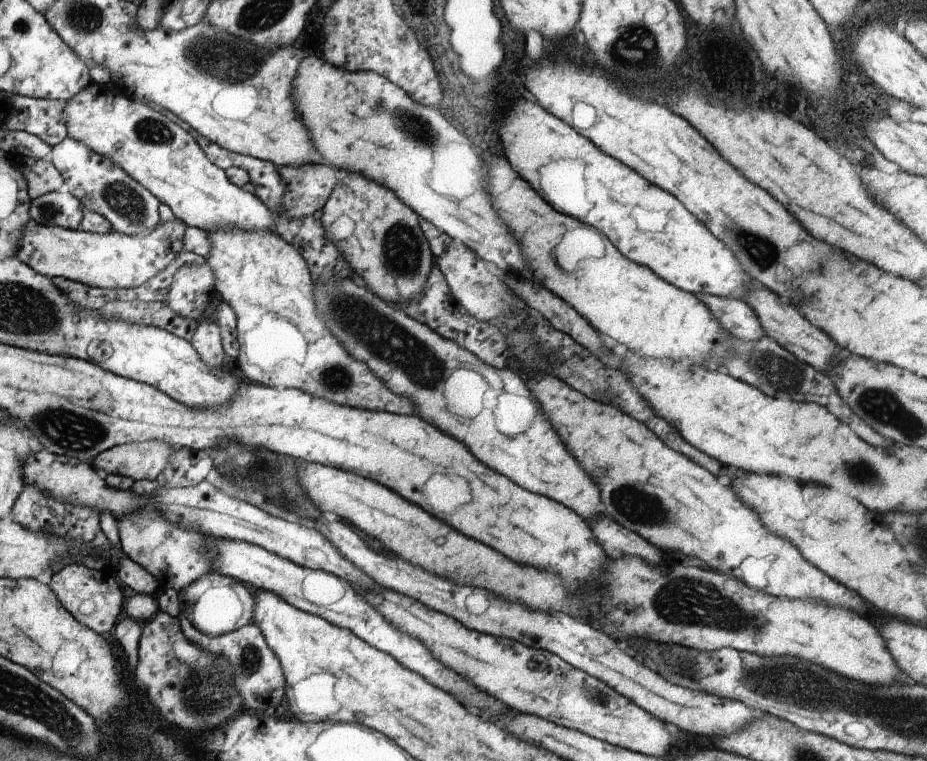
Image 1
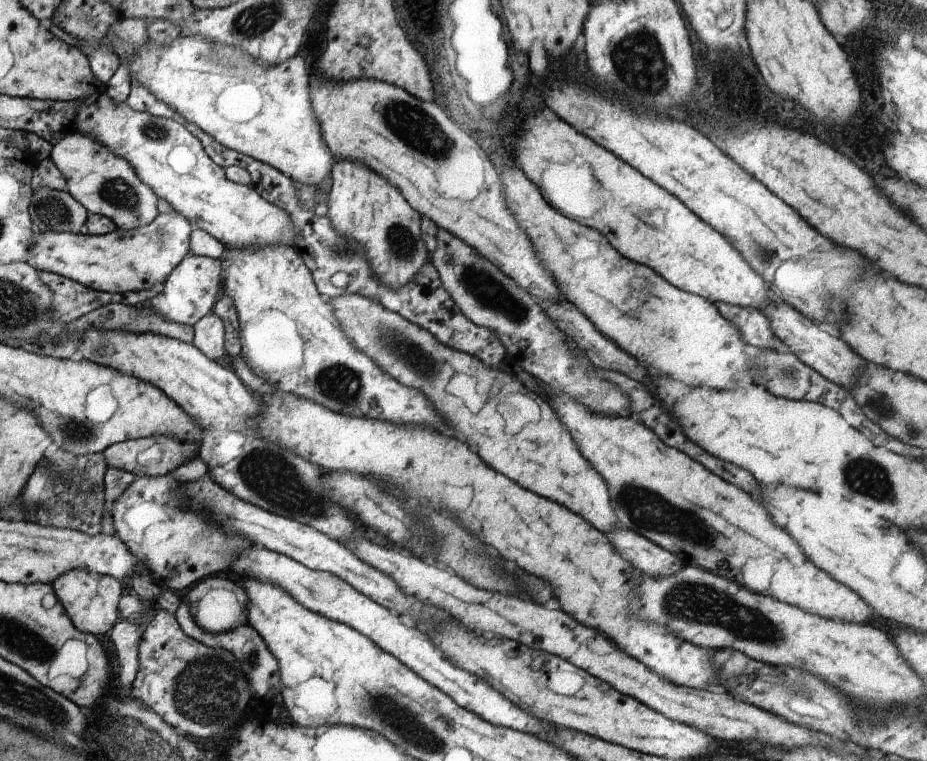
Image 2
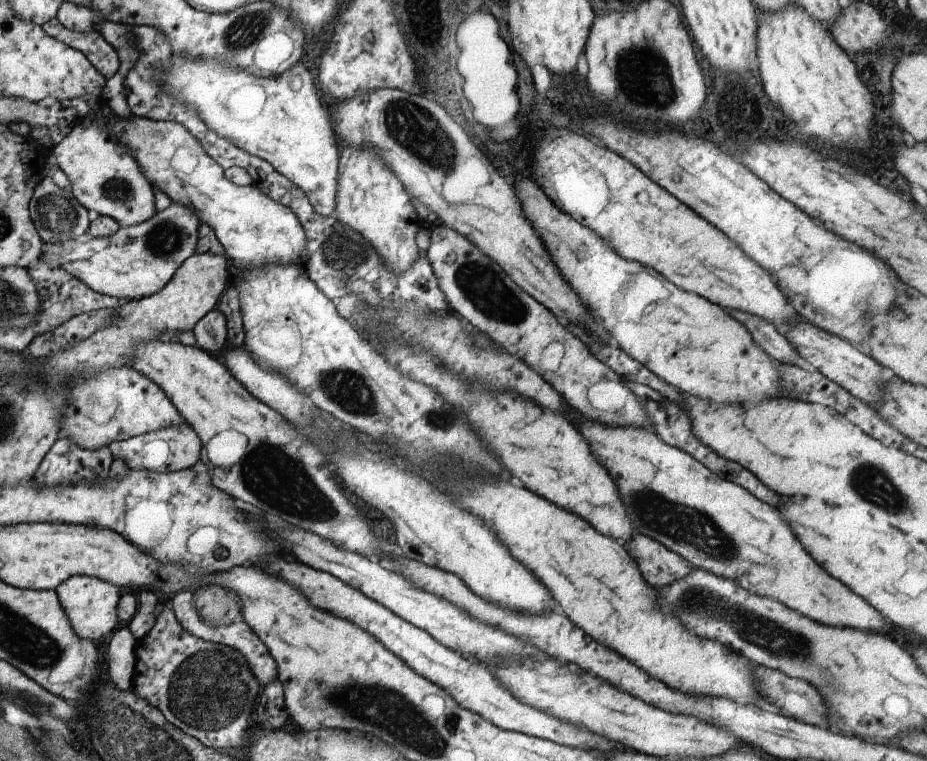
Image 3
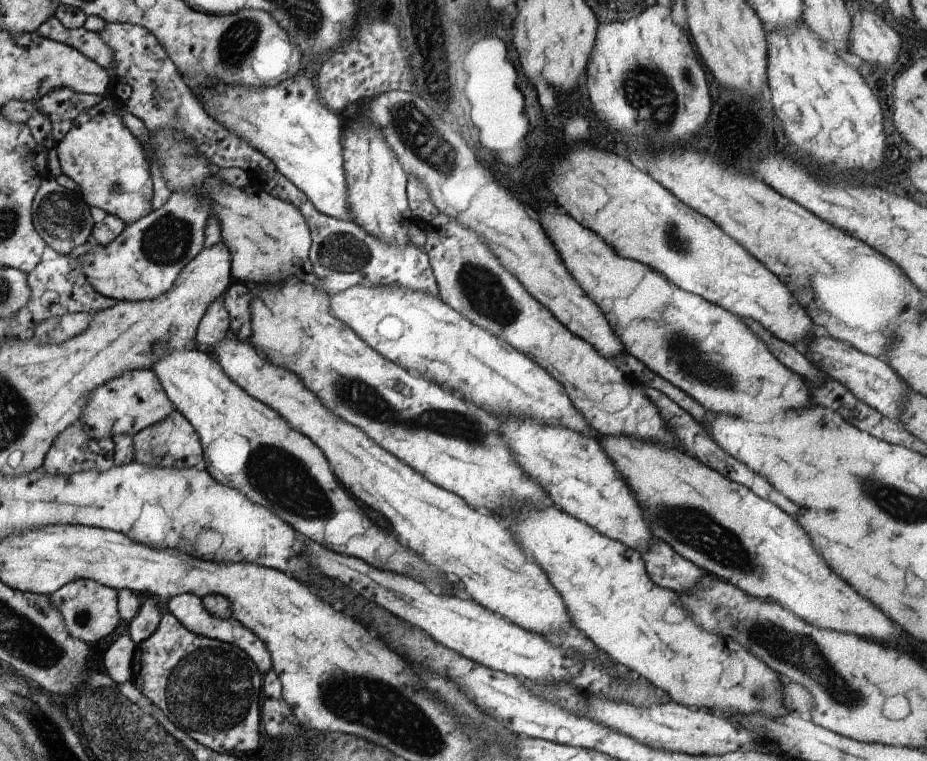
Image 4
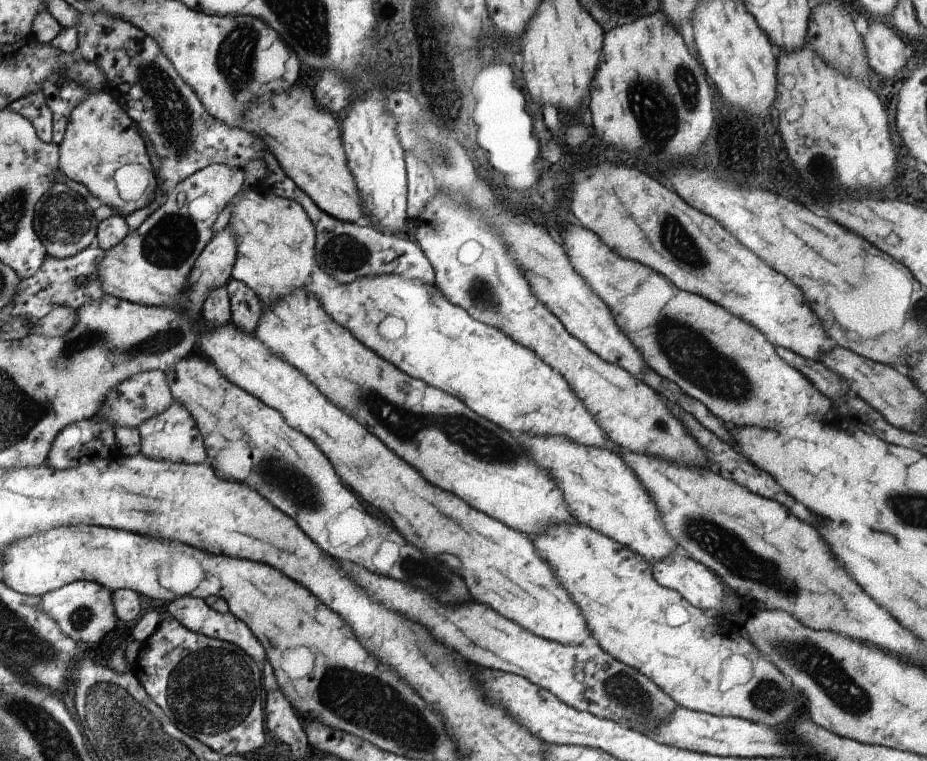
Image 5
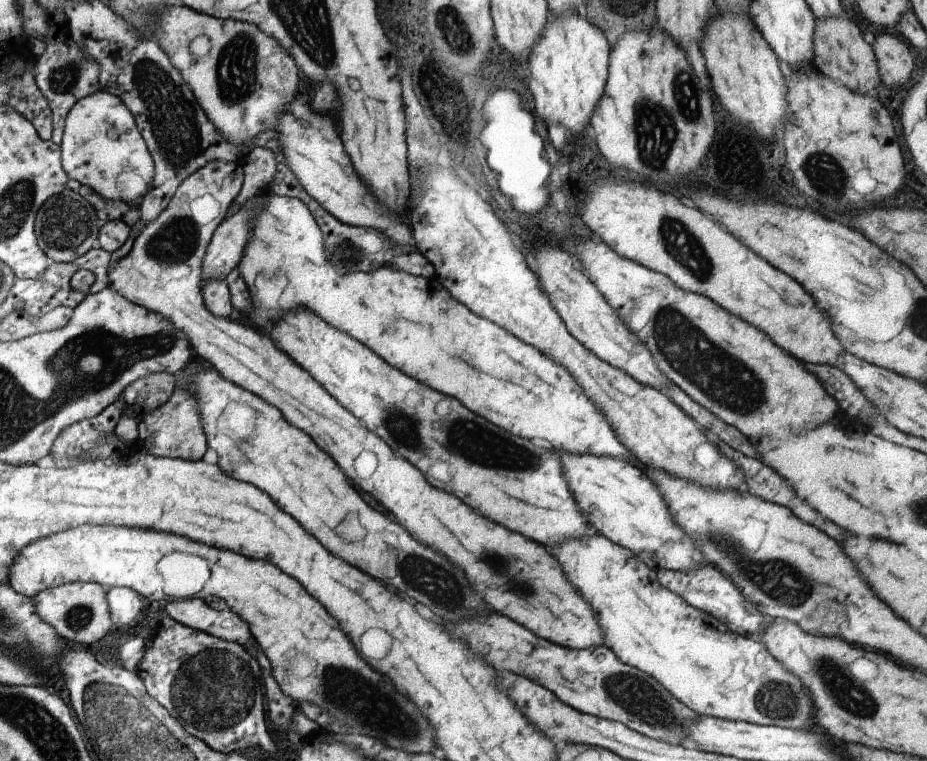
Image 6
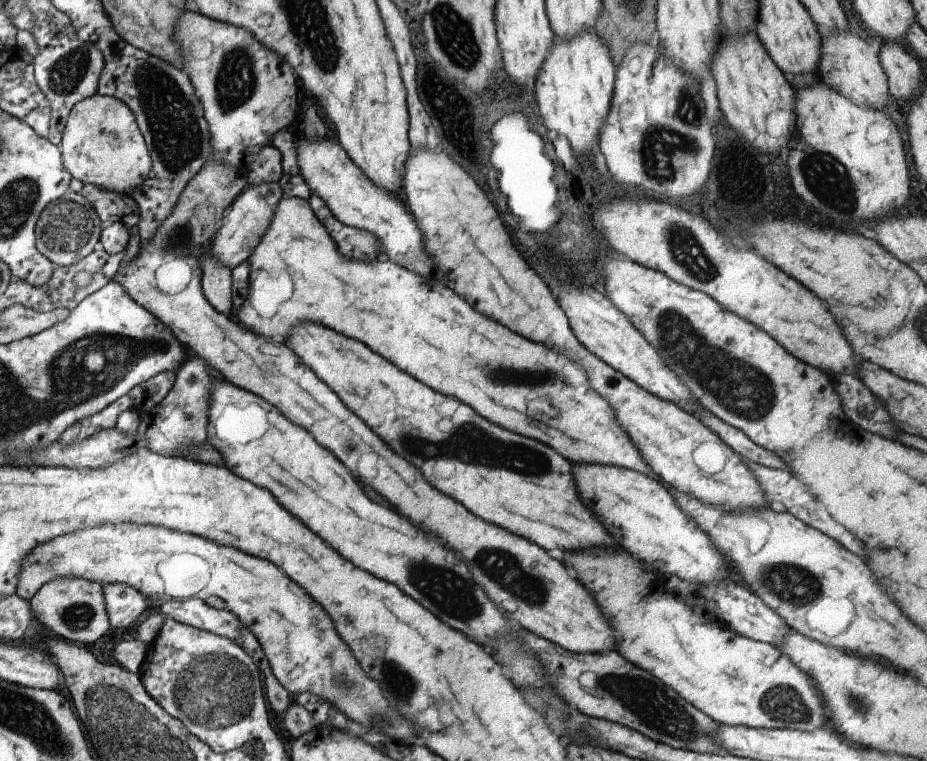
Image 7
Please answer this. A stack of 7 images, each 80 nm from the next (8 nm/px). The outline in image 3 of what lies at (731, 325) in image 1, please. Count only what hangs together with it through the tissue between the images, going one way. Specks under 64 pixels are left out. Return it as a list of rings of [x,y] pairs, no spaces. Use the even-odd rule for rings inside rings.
[[[728,310],[732,318],[736,318],[750,334],[753,340],[766,352],[771,358],[784,364],[794,364],[806,370],[809,368],[796,352],[796,348],[788,343],[788,340],[776,330],[776,327],[760,316],[740,312],[740,310]]]

